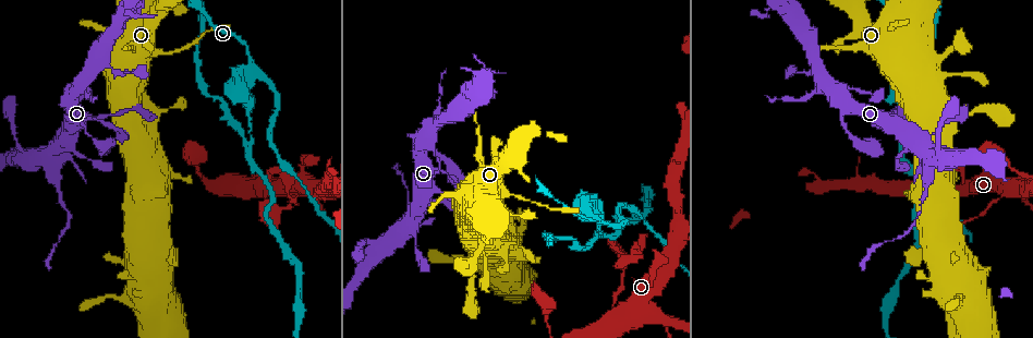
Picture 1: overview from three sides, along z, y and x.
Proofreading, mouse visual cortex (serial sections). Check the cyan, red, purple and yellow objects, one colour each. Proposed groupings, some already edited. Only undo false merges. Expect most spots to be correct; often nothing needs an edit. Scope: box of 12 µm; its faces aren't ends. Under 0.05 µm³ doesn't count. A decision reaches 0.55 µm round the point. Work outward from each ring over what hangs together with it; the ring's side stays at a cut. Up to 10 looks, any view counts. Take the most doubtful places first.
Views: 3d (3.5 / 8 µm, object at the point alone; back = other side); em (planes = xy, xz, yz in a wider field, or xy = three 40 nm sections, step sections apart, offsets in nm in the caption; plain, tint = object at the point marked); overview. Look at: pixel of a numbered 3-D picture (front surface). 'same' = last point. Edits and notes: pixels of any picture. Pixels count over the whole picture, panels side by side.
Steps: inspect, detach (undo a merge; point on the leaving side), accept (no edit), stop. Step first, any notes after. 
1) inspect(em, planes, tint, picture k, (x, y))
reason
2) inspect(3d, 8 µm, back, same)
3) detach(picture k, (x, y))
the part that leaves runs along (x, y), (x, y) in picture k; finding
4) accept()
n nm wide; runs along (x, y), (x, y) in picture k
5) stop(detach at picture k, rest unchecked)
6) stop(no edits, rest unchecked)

inspect(3d, 8 µm, picture 1, (251, 65))
three-way junction

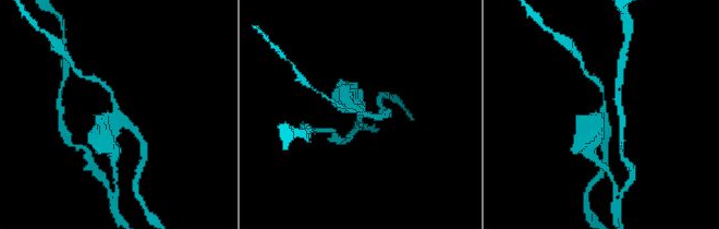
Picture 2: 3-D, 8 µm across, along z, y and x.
inspect(3d, 3.5 µm, picture 2, (118, 113))
closer look

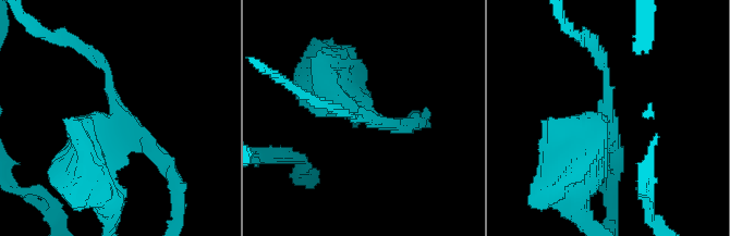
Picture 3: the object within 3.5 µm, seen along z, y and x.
inspect(em, xy, step 5, tint, picture 3, (114, 115))
3 arms; arms of 150, 200, 500 nm; need the tissue

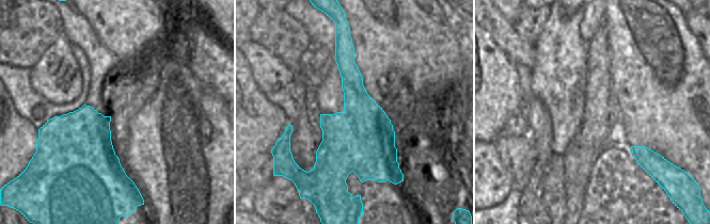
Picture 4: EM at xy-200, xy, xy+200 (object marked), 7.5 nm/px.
detach(picture 3, (329, 85))
the part that leaves runs along (114, 113), (85, 144), (105, 197) in picture 3; two cells meet here

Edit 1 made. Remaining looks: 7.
inspect(3d, 3.5 µm, back, picture 1, (67, 210))
narrows sharply

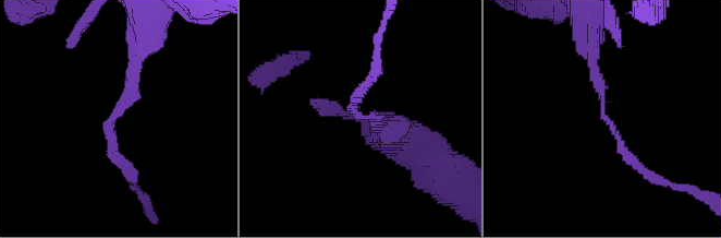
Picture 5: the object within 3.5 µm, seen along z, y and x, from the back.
inspect(em, planes, tint, picture 5, (359, 118))
arms of 150, 200 nm; need the tissue

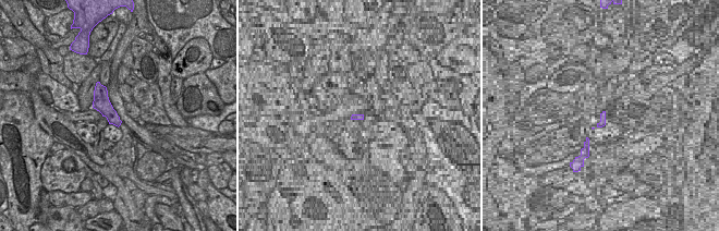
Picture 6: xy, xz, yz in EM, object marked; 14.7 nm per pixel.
inspect(em, xy, step 1, tint, same)
cut it another way

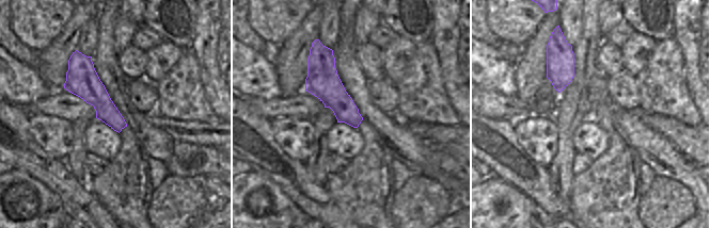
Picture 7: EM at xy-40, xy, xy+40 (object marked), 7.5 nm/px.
detach(picture 5, (642, 169))
the part that leaves runs along (618, 140), (646, 174), (696, 193) in picture 5; two cells meet here

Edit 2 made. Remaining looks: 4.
inspect(overview)
see it whole again

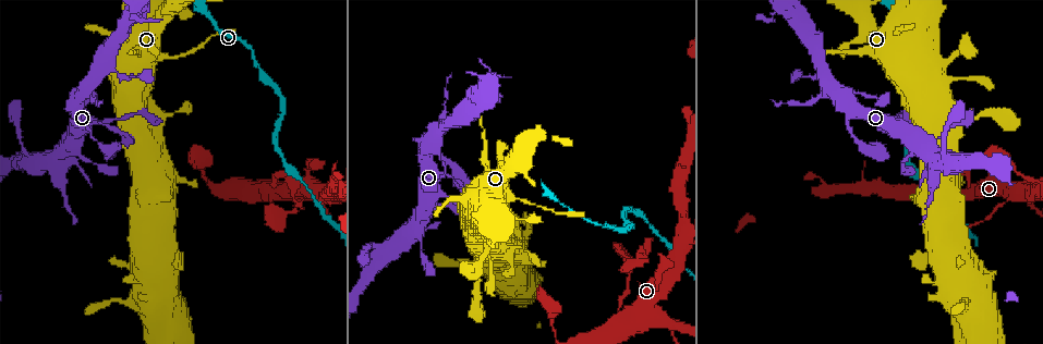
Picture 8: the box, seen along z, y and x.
inspect(3d, 3.5 µm, back, picture 8, (619, 315))
abrupt turn

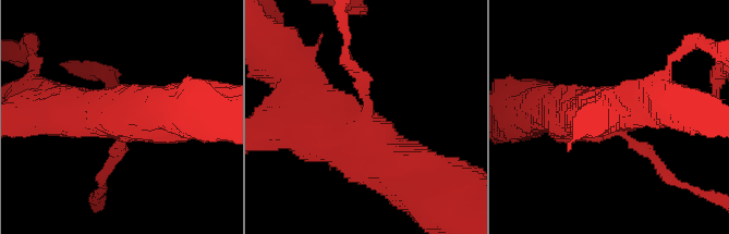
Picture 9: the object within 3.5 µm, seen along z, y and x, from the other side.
inspect(em, xy, step 2, tint, picture 9, (364, 123))
need the tissue

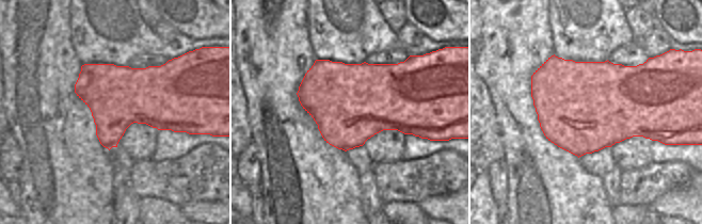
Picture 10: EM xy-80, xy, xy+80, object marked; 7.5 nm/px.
accept()
one cell here

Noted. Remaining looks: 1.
stop(detach at picture 3, detach at picture 5, rest unchecked)

